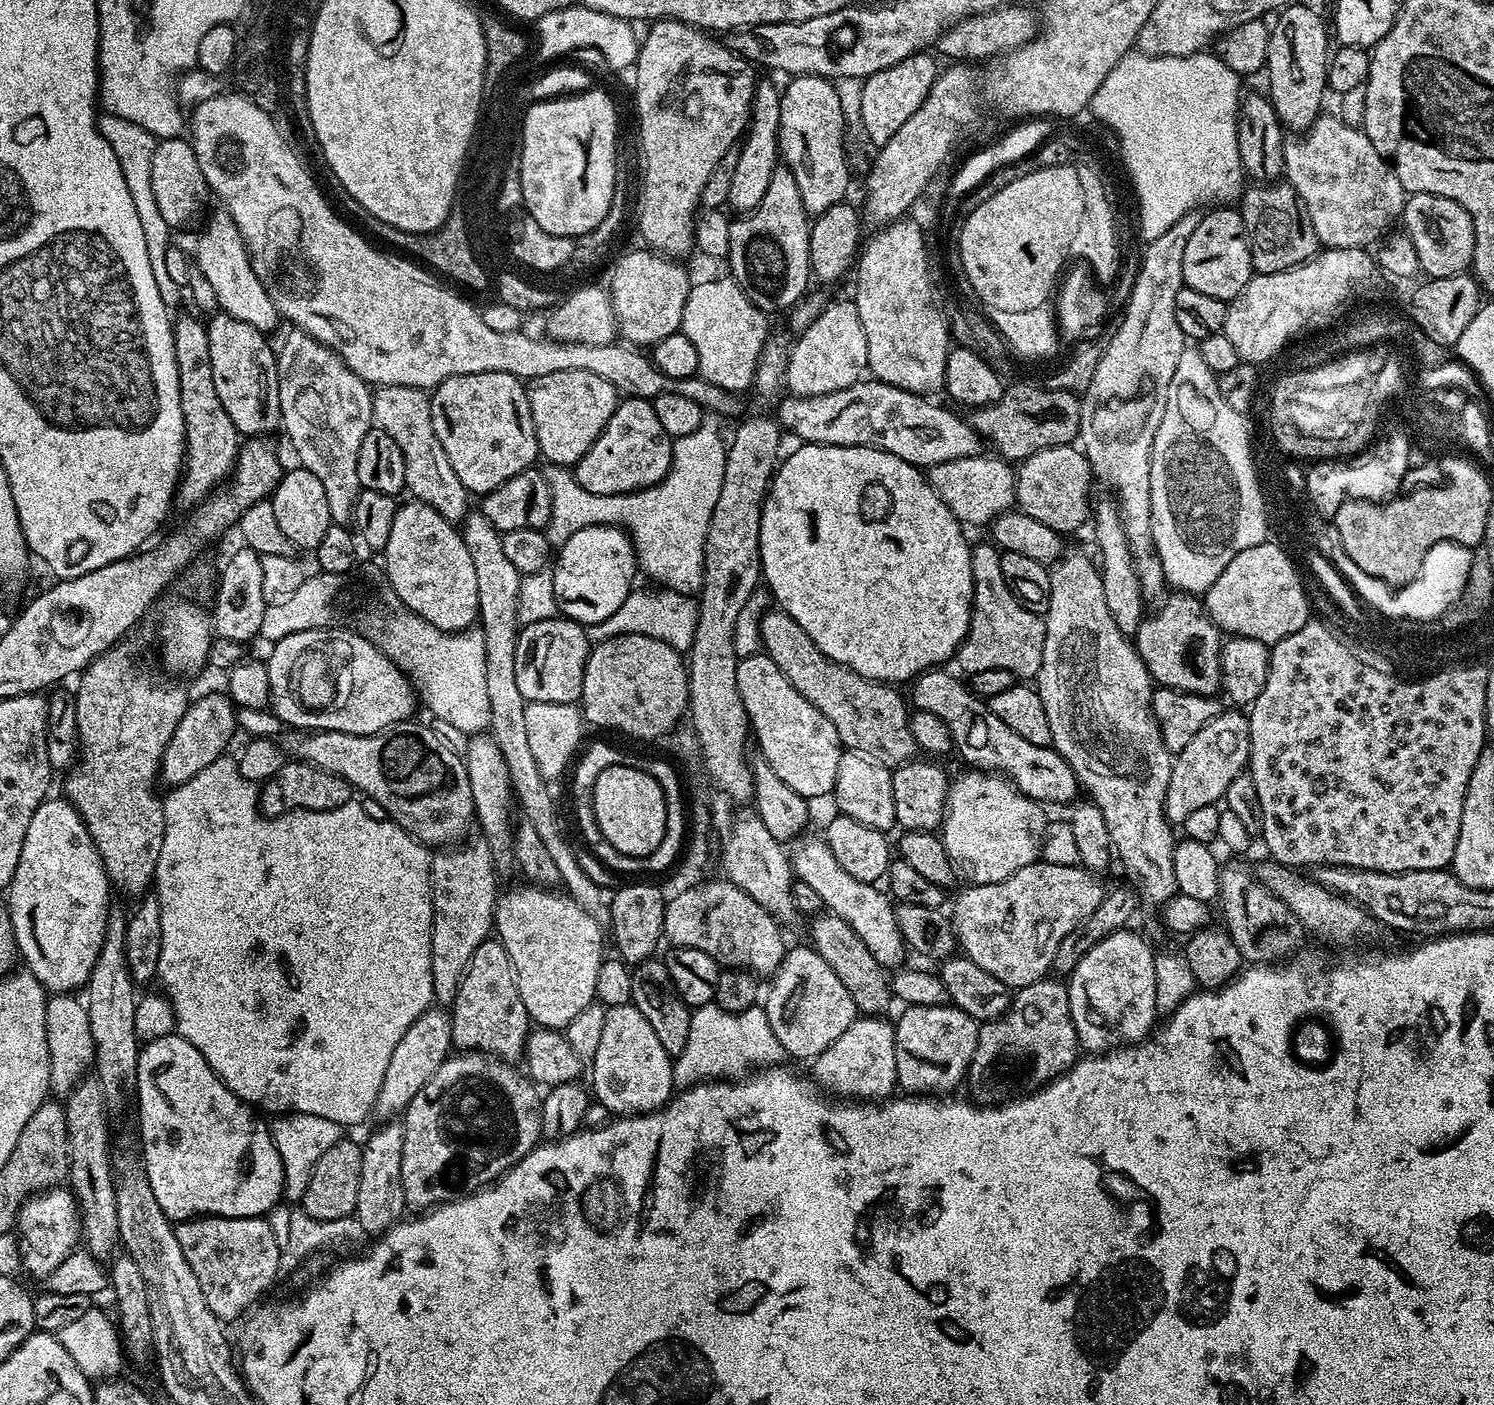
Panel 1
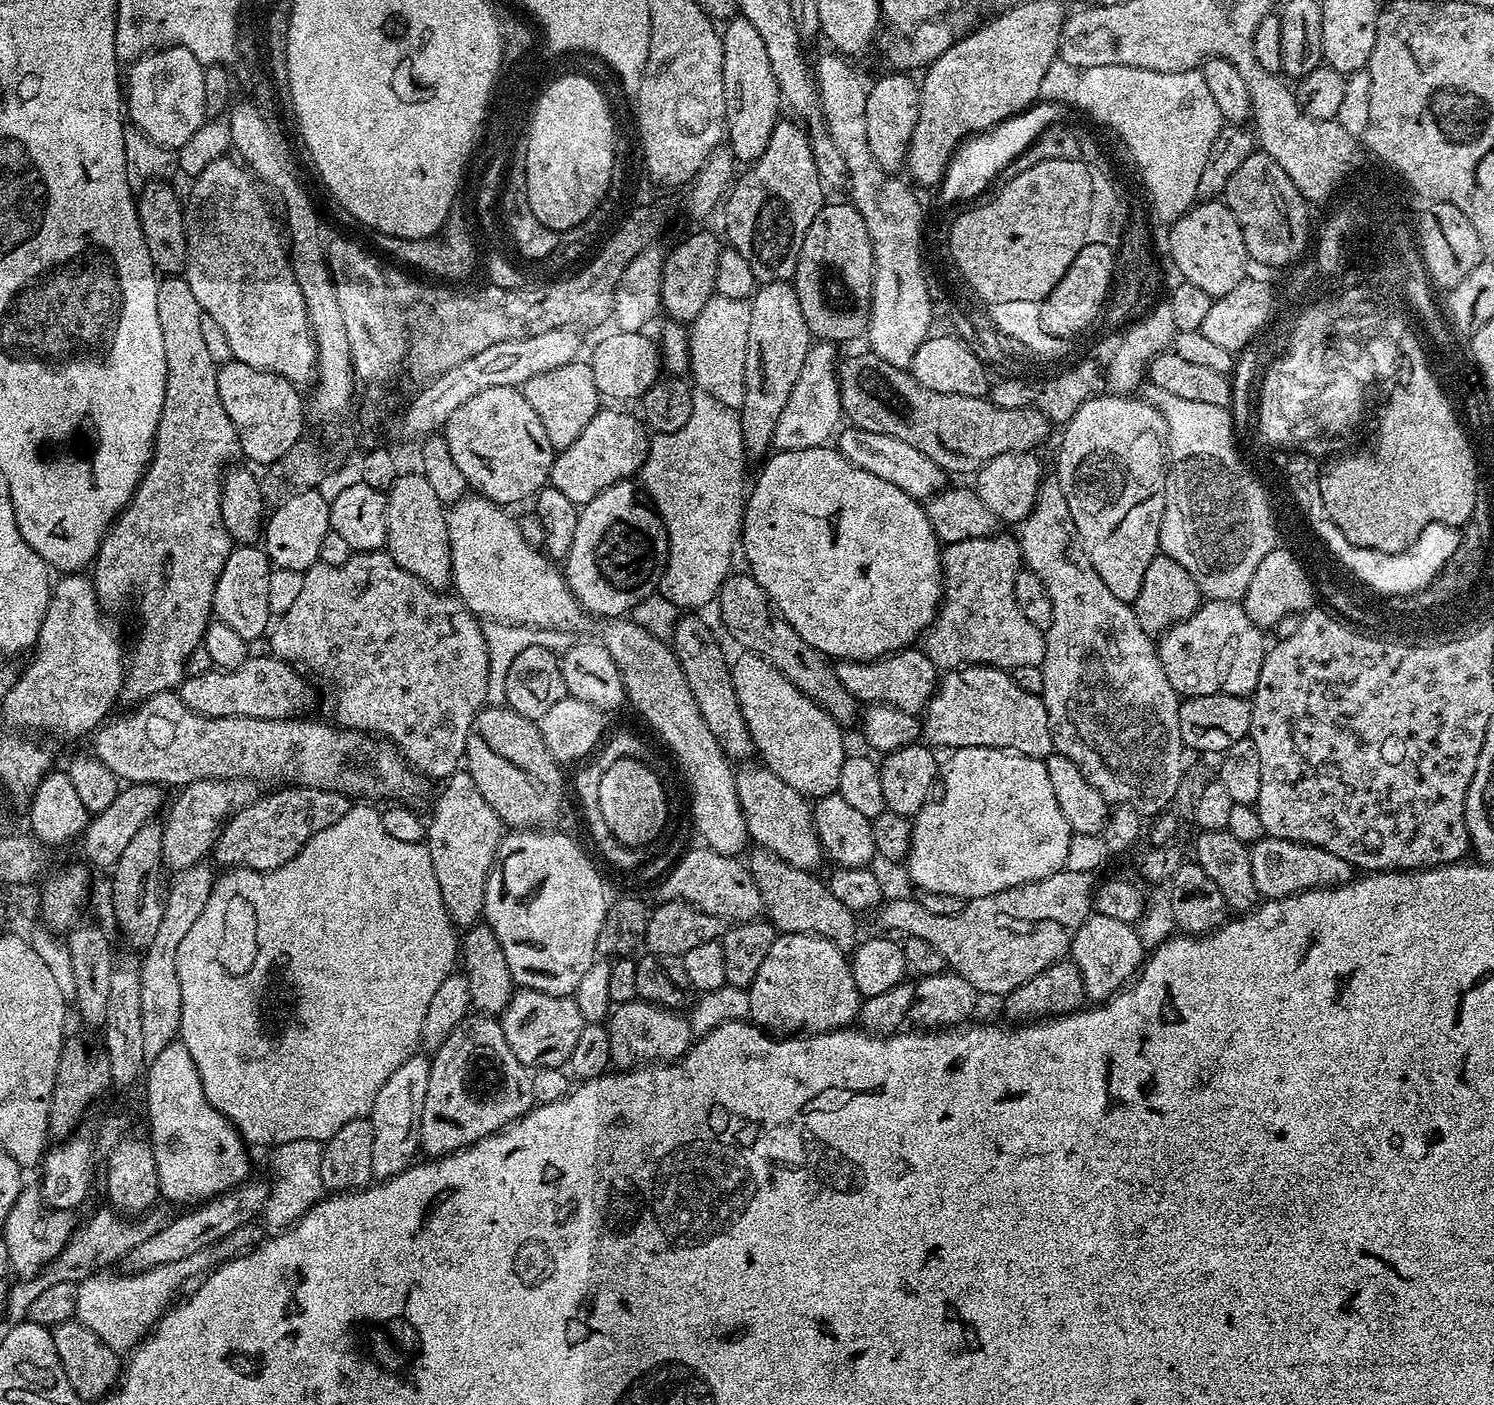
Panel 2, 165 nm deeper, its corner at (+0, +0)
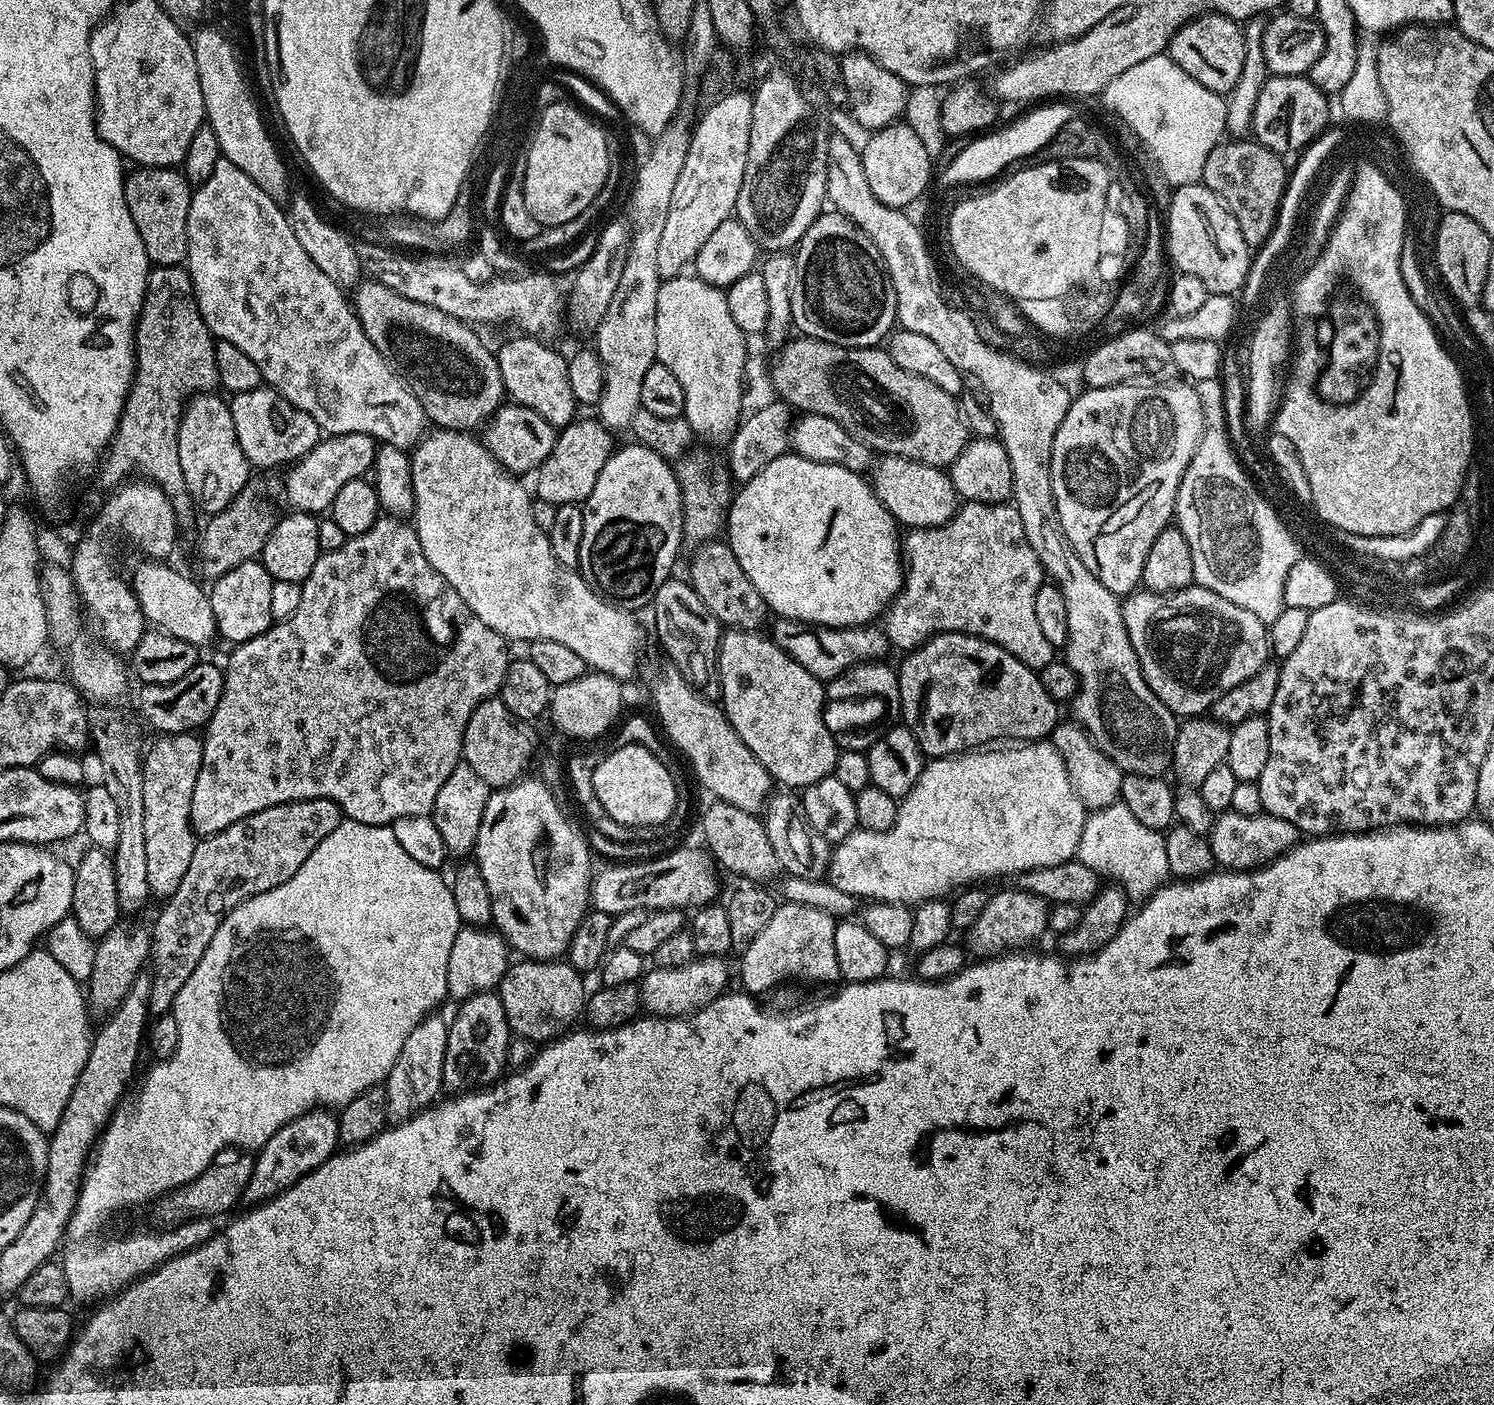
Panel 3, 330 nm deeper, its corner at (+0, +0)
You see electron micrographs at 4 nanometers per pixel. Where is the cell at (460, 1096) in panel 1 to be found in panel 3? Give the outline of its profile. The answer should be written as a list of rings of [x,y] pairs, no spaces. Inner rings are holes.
[[[495,991],[476,992],[468,1000],[459,1001],[456,1017],[448,1024],[443,1087],[459,1094],[488,1087],[505,1075],[508,1064],[508,1019]]]

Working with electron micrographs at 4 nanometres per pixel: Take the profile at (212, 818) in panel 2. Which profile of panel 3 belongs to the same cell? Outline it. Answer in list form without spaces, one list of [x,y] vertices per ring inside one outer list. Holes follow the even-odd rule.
[[[381,514],[374,522],[374,526],[370,526],[370,530],[366,530],[366,534],[351,537],[338,550],[321,552],[318,562],[314,562],[314,570],[310,570],[310,574],[304,579],[300,589],[302,590],[302,602],[298,602],[298,610],[294,610],[294,614],[290,618],[277,620],[272,627],[262,634],[258,634],[258,638],[250,638],[245,644],[235,645],[231,649],[232,653],[228,656],[228,665],[226,663],[223,665],[224,689],[222,690],[222,698],[218,698],[218,706],[202,732],[204,741],[202,770],[198,770],[198,782],[194,782],[194,798],[190,798],[190,822],[197,837],[203,838],[210,834],[218,834],[218,830],[226,830],[226,826],[238,822],[238,818],[246,818],[258,810],[266,810],[270,806],[278,806],[291,800],[333,800],[335,804],[340,806],[341,813],[347,819],[363,824],[390,826],[398,818],[427,816],[434,806],[434,798],[438,798],[438,790],[442,790],[442,782],[446,782],[450,770],[454,770],[454,766],[461,763],[466,722],[470,722],[470,714],[474,714],[476,707],[484,700],[493,699],[502,686],[504,675],[510,663],[509,645],[504,637],[494,630],[490,630],[490,626],[486,626],[486,622],[482,622],[482,618],[478,618],[478,614],[474,614],[474,610],[470,610],[470,606],[466,606],[466,602],[462,602],[462,598],[458,598],[458,590],[454,590],[454,586],[450,586],[450,582],[446,582],[446,578],[442,578],[442,574],[438,574],[438,570],[434,570],[434,566],[430,566],[430,562],[426,562],[426,554],[422,554],[422,542],[418,542],[416,529],[407,519]]]

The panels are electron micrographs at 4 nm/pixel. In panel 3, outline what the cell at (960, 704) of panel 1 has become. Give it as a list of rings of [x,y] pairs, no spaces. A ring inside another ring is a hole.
[[[776,618],[771,621],[771,640],[778,645],[802,670],[810,670],[814,678],[827,682],[838,678],[855,664],[880,662],[890,652],[888,635],[883,627],[865,626],[862,628],[827,628],[826,626],[801,626],[794,620]]]

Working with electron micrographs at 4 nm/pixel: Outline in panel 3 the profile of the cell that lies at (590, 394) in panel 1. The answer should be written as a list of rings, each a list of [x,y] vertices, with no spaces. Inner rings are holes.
[[[516,334],[513,340],[506,341],[501,348],[497,347],[495,354],[505,393],[515,403],[534,410],[538,418],[546,418],[548,425],[559,430],[577,419],[578,405],[574,390],[570,390],[568,356],[555,352],[548,344],[551,343],[540,338]]]

